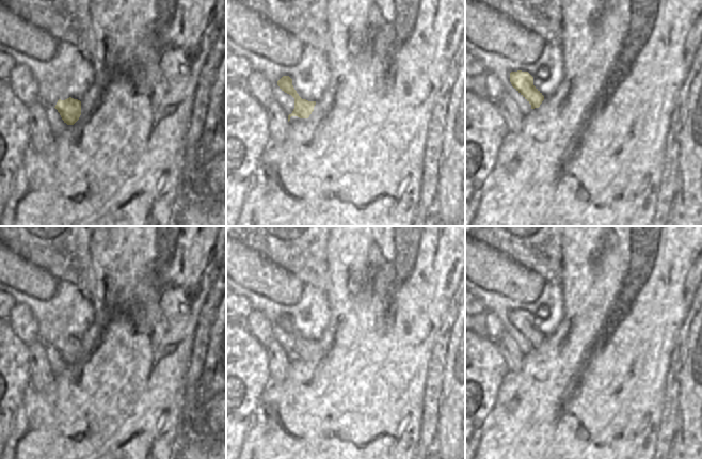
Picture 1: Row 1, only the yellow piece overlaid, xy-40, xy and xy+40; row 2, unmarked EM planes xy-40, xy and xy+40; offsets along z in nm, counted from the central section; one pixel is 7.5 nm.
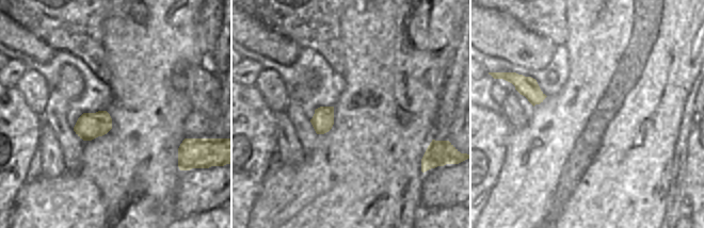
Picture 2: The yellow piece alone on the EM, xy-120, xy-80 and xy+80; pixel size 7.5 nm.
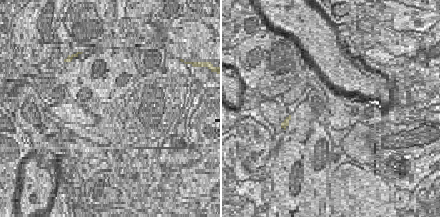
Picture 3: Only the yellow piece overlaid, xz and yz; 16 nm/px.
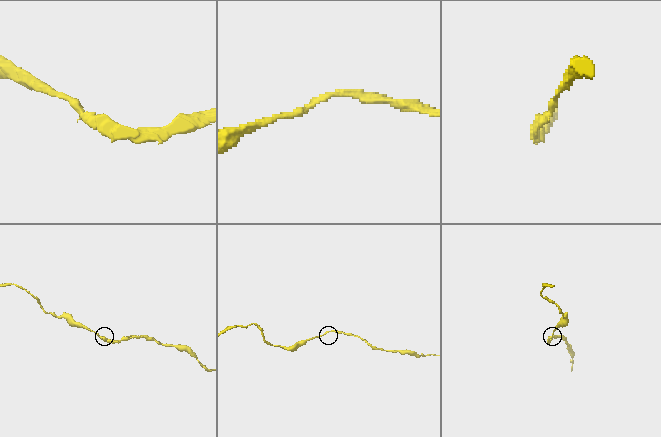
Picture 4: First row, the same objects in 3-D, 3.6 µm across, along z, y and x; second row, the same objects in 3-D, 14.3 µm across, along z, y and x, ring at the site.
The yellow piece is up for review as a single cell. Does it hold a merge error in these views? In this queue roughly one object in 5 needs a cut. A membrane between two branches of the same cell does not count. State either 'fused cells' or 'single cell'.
single cell

